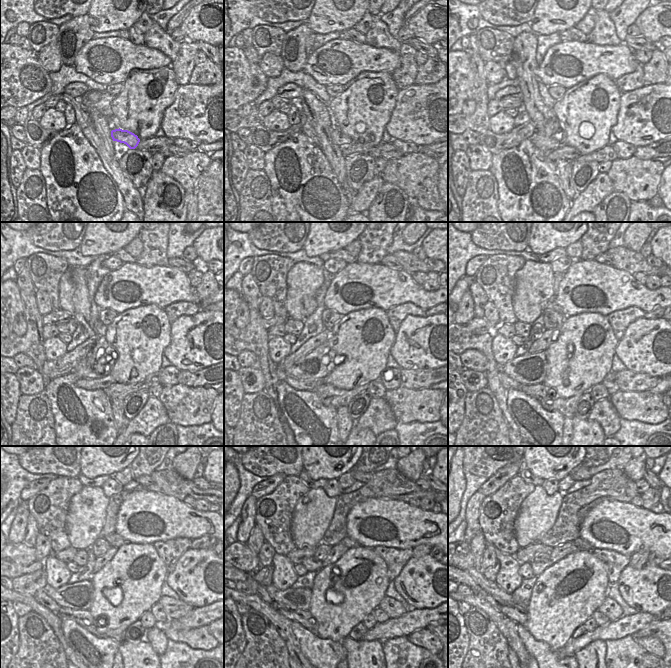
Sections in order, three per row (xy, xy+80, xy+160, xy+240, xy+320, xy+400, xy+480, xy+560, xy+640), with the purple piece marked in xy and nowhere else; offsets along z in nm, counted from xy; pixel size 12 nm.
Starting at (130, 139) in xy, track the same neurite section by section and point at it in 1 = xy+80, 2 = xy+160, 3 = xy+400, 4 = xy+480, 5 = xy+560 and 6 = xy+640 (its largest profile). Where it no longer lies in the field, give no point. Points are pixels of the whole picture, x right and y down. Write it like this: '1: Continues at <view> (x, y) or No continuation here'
1: Continues at xy+80 (338, 138)
2: Continues at xy+160 (544, 140)
3: Continues at xy+400 (529, 369)
4: Continues at xy+480 (78, 596)
5: Continues at xy+560 (299, 598)
6: Continues at xy+640 (492, 588).

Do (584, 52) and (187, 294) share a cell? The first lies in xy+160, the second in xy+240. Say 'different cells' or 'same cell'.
same cell

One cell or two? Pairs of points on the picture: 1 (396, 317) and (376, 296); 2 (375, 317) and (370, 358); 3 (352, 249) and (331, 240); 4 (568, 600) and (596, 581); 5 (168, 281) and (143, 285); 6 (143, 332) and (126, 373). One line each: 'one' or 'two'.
1: two
2: one
3: two
4: one
5: one
6: one

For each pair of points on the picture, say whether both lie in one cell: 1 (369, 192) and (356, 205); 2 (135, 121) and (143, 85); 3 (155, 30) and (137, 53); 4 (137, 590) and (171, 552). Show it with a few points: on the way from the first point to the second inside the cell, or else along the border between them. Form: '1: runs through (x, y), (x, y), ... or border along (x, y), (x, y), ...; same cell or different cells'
1: runs through (366, 195), (359, 202); same cell
2: runs through (139, 112), (143, 94); same cell
3: border along (144, 44), (151, 48), (156, 48), (166, 55); different cells
4: border along (151, 544), (164, 563), (168, 573); different cells

